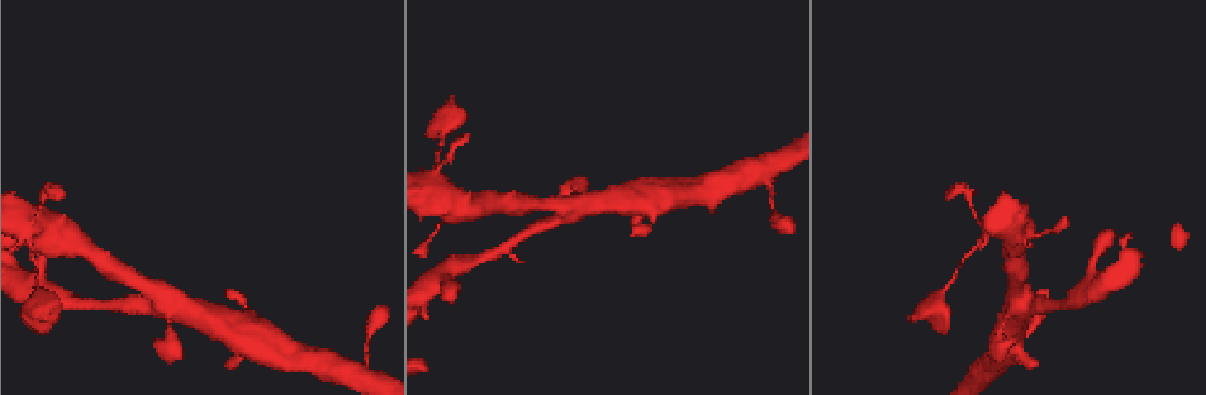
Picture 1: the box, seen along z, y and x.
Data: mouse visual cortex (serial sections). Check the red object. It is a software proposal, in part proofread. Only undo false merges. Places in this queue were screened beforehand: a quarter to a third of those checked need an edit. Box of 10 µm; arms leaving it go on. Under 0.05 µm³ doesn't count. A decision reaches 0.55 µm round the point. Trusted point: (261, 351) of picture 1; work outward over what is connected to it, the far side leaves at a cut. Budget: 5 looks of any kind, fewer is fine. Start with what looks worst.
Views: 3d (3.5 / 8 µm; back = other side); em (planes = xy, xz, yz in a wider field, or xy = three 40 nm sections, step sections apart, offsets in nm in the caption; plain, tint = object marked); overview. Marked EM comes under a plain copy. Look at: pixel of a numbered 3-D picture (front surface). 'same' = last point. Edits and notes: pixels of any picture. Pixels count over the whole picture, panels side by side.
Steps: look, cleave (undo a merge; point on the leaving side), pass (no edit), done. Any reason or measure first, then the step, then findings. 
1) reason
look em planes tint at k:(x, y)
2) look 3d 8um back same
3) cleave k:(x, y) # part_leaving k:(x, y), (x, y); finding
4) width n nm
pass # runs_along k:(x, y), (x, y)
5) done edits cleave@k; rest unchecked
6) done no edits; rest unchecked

sharp bend
look 3d 8um at 1:(1029, 305)

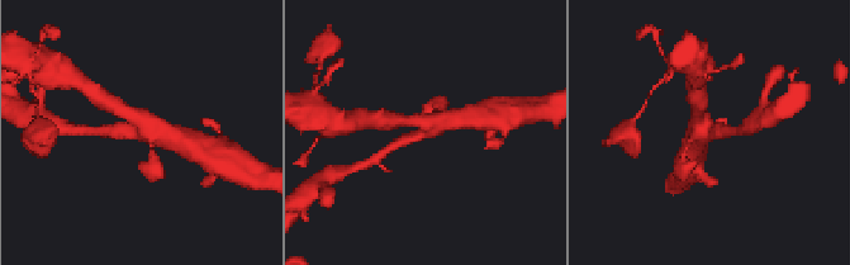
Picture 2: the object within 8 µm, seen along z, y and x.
arms 4; arm_widths 150, 300, 350, 600 nm
look em xy step 2 tint same

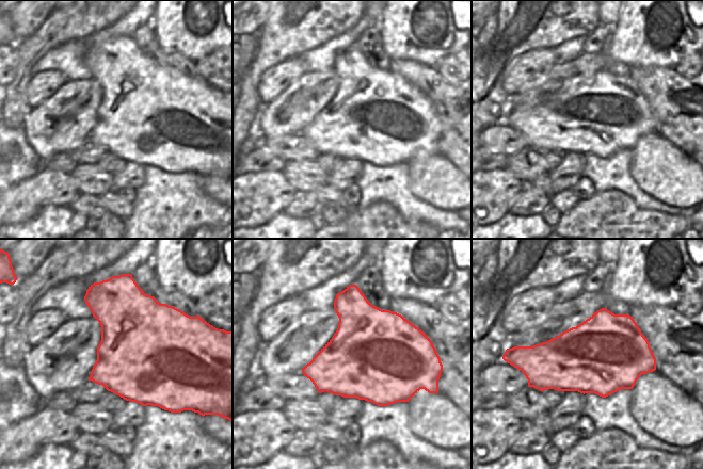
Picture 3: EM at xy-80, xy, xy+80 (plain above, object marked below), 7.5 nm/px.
pass # runs_along 2:(181, 141), (117, 109); one cell here

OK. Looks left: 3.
two arms in line, one across
look 3d 8um at 1:(766, 183)

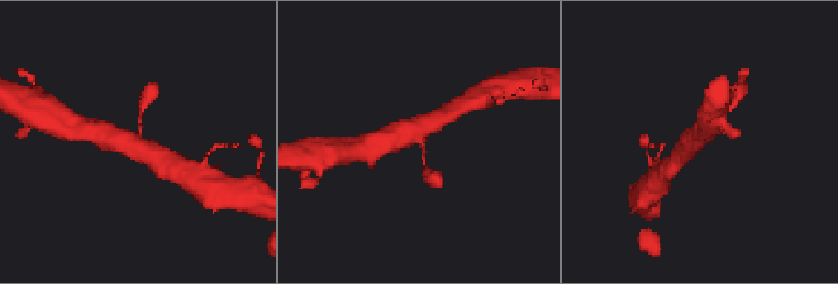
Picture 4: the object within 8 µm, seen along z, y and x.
closer look
look 3d 3.5um same

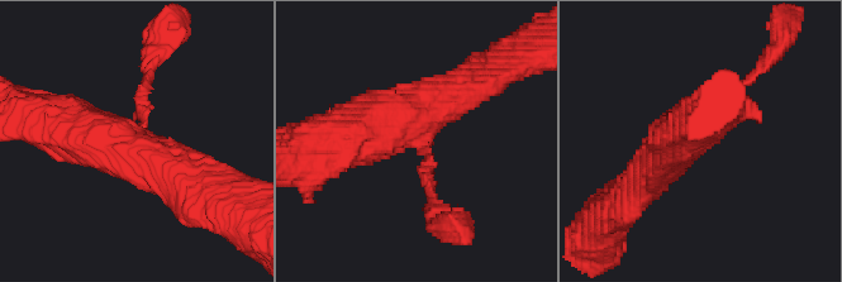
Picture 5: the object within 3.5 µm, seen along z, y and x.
arms 3; arm_widths 150, 500, 600 nm
look em xy step 2 tint at 5:(416, 140)

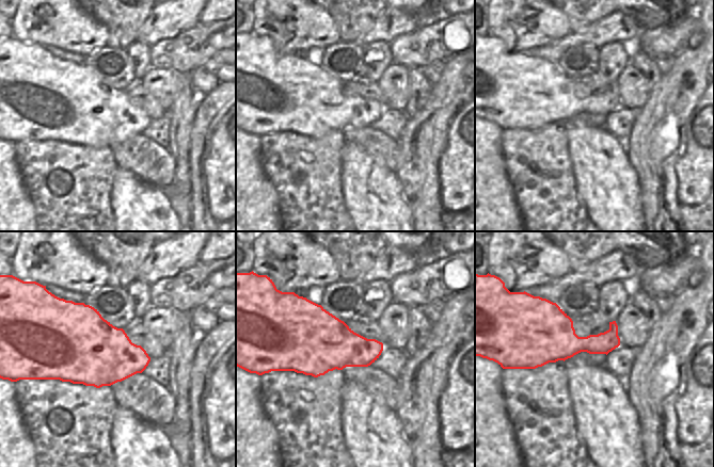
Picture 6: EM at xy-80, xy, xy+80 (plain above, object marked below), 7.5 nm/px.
pass # runs_along 5:(42, 118), (115, 142), (181, 180); continuous, no second cell

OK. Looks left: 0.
done no edits; rest unchecked

